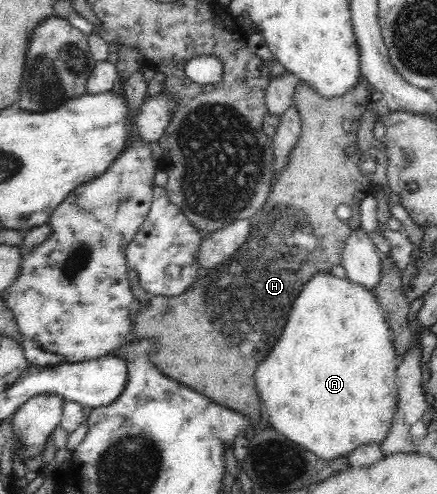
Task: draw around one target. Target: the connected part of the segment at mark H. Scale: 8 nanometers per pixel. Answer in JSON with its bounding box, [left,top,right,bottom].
[130,77,370,427]

